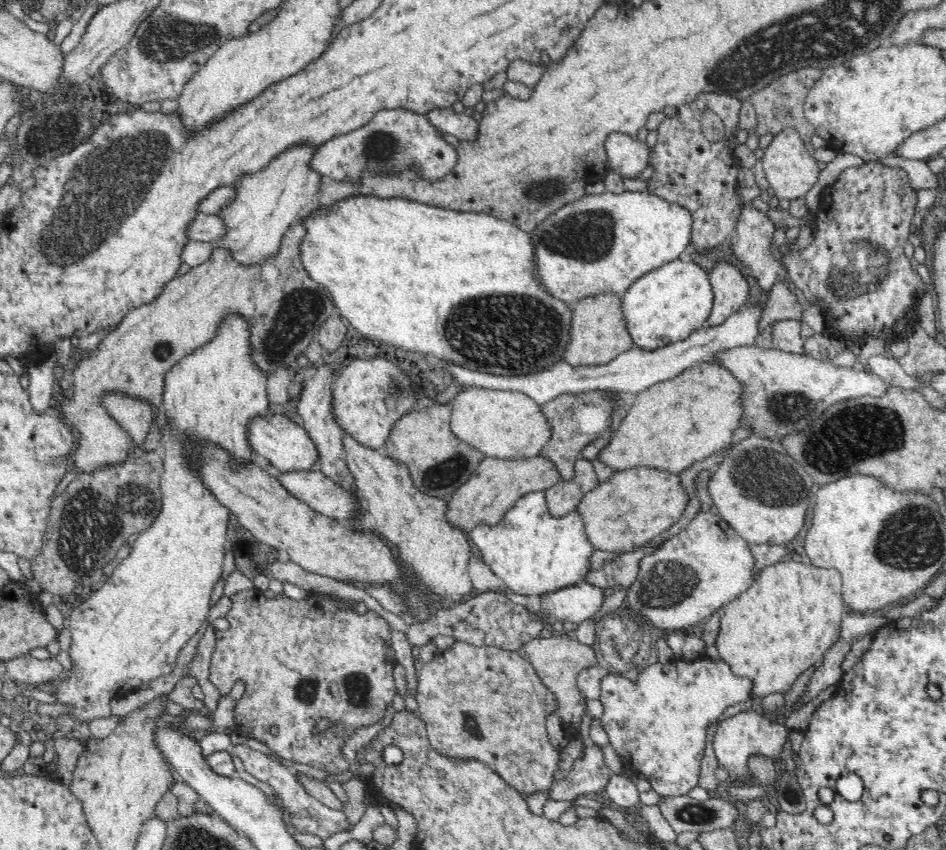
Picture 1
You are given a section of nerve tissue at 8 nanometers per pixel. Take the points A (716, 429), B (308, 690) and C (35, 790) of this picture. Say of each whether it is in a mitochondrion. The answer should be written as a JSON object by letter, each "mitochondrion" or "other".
{"A":"other","B":"mitochondrion","C":"other"}

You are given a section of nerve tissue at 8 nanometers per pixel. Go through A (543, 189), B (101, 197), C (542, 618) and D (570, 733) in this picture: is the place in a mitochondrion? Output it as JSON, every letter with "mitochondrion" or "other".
{"A":"mitochondrion","B":"mitochondrion","C":"other","D":"other"}

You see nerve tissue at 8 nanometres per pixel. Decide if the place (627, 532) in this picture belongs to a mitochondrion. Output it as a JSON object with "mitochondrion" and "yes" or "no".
{"mitochondrion":"no"}

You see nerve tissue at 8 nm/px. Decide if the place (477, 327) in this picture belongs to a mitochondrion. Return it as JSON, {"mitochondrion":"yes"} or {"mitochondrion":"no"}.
{"mitochondrion":"yes"}

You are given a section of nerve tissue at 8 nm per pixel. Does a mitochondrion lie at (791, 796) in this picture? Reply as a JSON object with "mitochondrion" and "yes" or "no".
{"mitochondrion":"yes"}

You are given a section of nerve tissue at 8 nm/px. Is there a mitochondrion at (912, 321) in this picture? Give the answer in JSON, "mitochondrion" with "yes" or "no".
{"mitochondrion":"no"}

